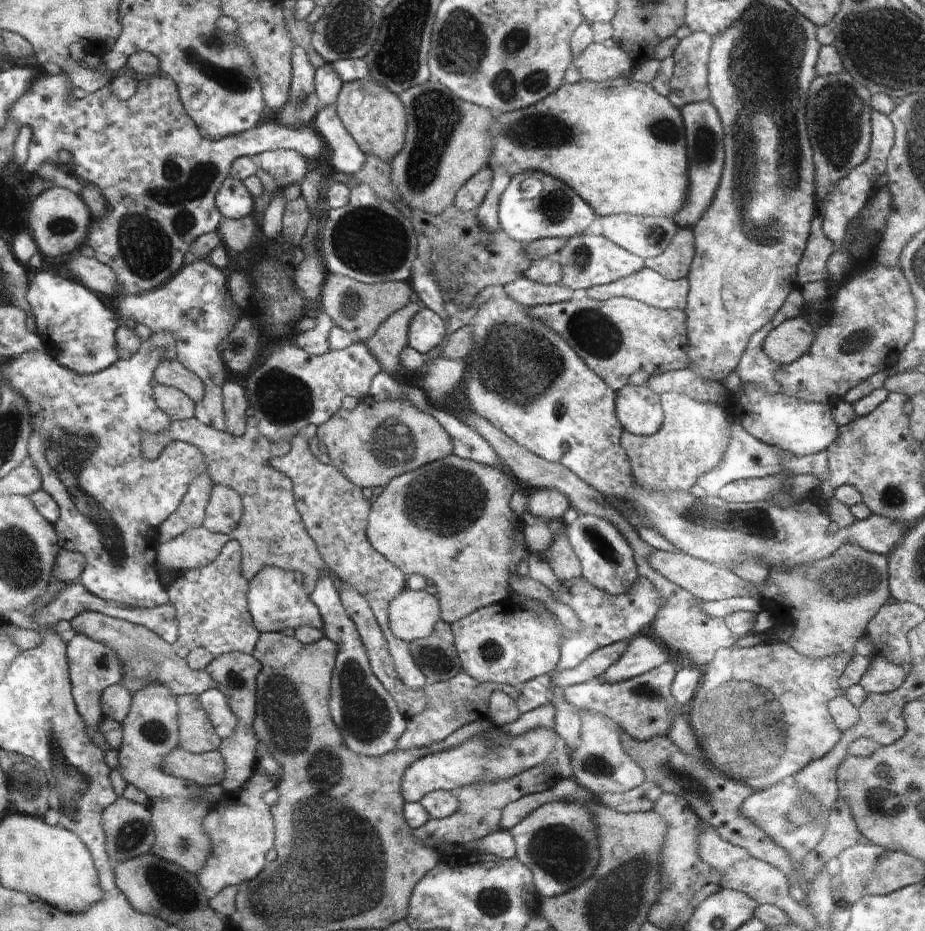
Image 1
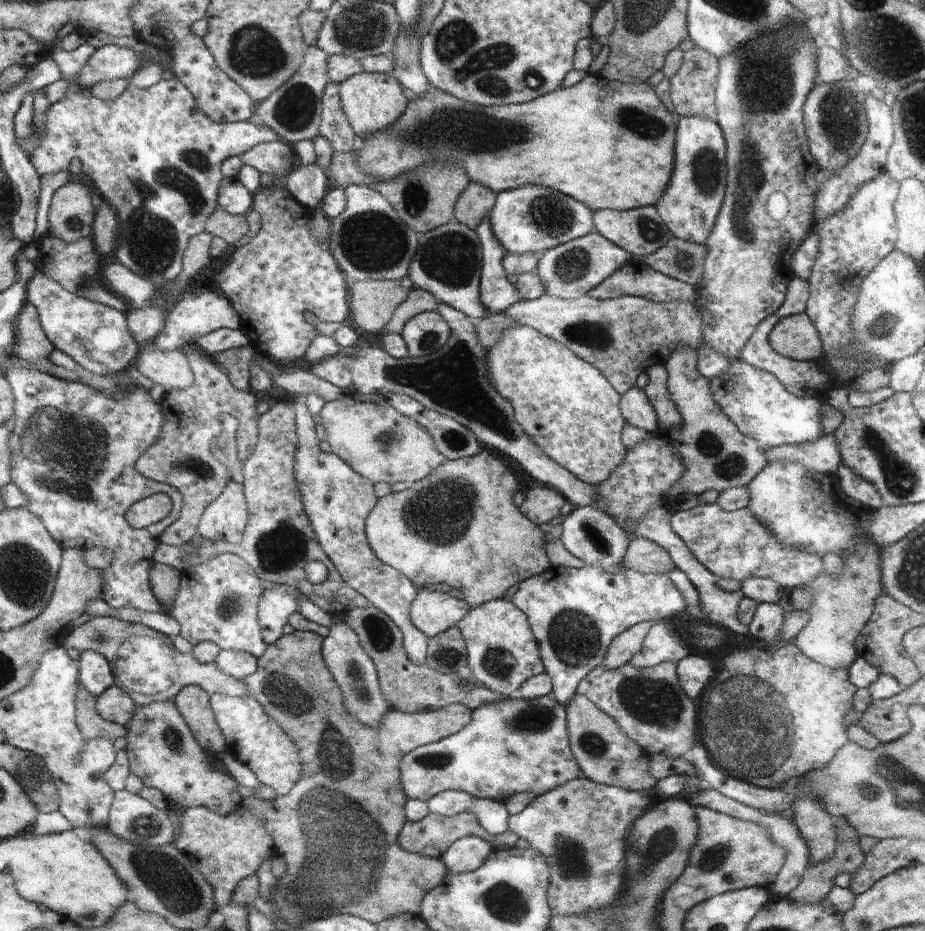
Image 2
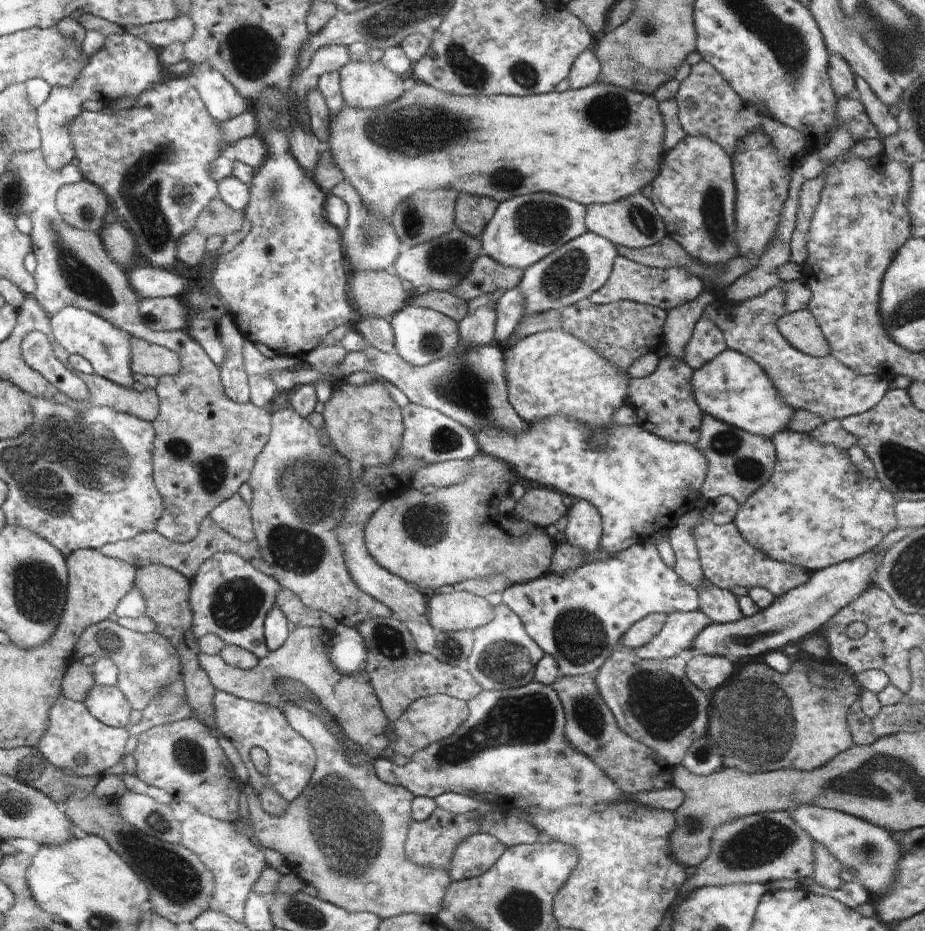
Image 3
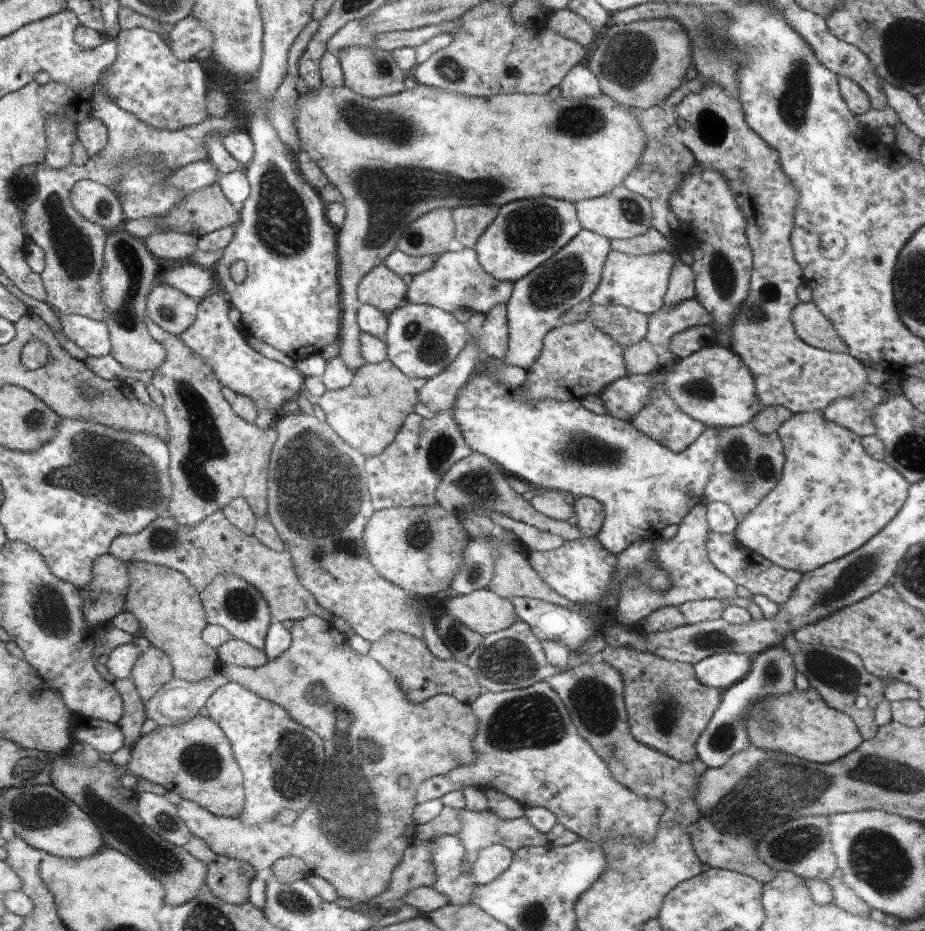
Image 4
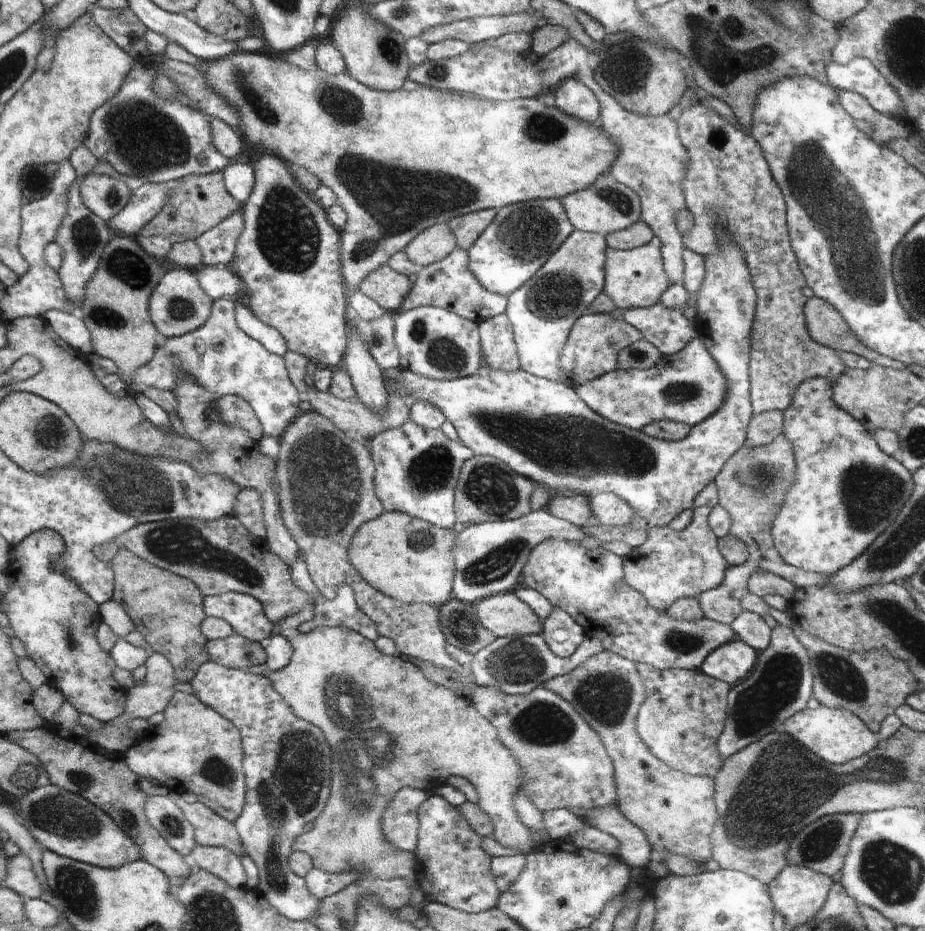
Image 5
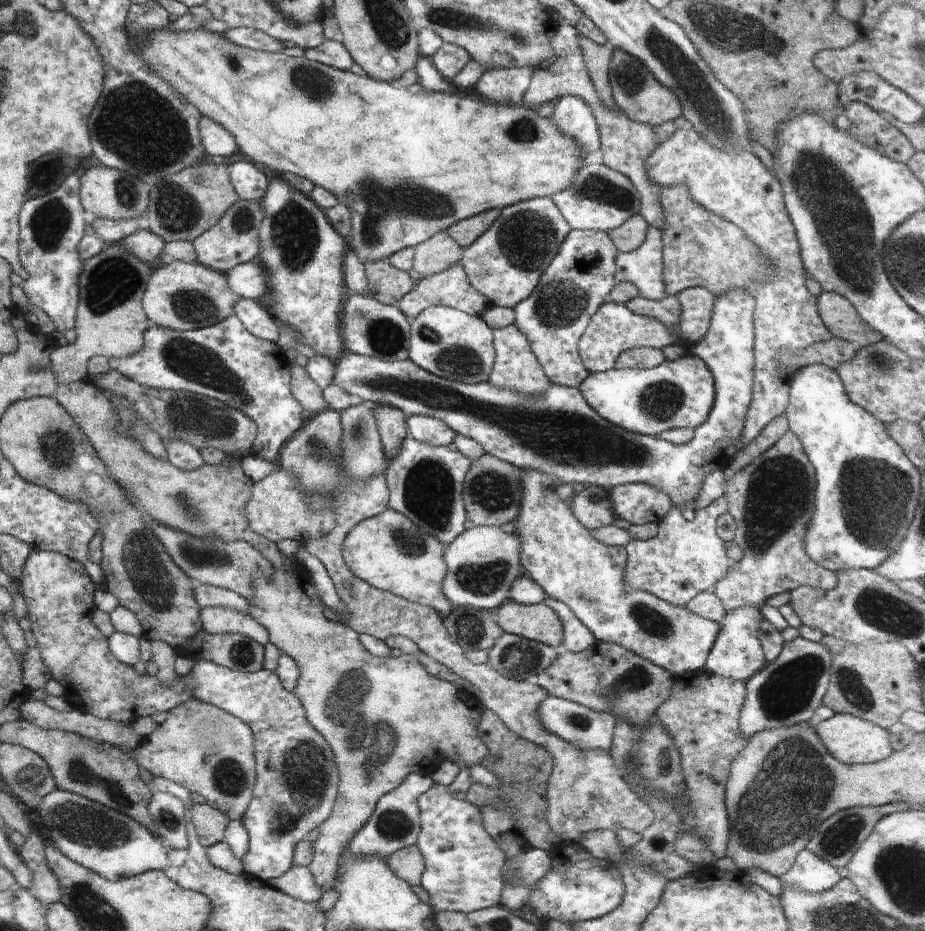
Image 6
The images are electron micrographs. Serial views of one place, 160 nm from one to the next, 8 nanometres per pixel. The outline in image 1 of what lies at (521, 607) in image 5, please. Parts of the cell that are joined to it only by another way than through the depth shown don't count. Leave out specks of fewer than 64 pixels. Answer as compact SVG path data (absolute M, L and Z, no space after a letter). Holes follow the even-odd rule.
M405 587L396 598L388 604L387 630L392 632L396 638L406 642L415 641L418 638L431 637L435 633L435 627L442 619L442 608L436 595L428 594L426 590L410 590Z

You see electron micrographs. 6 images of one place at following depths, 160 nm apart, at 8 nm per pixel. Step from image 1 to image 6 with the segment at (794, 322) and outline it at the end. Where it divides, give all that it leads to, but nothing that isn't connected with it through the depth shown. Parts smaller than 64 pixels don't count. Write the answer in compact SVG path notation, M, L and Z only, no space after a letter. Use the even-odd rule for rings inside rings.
M830 291L819 294L817 309L821 321L834 337L856 344L858 348L870 346L882 338L861 320L855 306L841 294Z

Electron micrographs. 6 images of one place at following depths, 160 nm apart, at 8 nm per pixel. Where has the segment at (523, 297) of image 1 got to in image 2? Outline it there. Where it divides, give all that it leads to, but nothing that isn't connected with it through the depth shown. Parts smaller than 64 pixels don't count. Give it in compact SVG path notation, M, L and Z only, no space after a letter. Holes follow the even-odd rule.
M488 215L474 230L483 258L479 279L480 303L488 315L504 313L508 306L521 300L501 263L506 249L495 238Z

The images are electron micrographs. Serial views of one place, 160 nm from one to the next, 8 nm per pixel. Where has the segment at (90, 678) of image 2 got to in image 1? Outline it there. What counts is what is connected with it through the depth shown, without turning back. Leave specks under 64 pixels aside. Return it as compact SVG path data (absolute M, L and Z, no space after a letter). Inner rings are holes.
M75 632L74 637L68 641L68 663L71 664L72 691L75 692L76 707L88 724L88 732L94 734L103 720L102 695L124 678L124 662L107 643Z

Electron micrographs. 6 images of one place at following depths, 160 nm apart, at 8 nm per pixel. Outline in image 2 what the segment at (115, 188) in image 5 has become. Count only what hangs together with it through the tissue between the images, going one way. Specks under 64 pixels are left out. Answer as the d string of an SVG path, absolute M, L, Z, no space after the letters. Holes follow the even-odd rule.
M68 182L58 187L49 208L50 235L71 243L92 234L94 206L84 185Z

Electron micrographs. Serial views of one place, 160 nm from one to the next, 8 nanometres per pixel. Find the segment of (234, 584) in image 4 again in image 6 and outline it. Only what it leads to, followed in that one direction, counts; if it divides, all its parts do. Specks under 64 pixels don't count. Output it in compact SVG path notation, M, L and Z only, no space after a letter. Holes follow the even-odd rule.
M194 582L194 598L201 608L223 606L254 614L254 608L241 594L222 587Z

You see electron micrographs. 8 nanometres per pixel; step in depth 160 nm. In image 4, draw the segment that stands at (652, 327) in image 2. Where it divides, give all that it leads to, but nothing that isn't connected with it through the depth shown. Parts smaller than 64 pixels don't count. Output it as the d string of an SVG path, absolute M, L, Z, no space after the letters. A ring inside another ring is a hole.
M592 304L588 321L624 348L645 338L648 315L622 305Z

